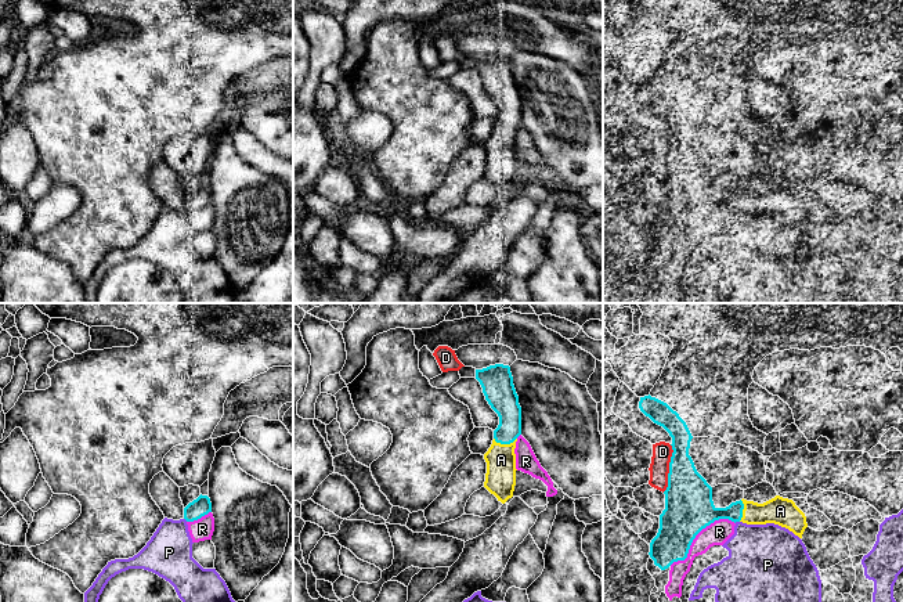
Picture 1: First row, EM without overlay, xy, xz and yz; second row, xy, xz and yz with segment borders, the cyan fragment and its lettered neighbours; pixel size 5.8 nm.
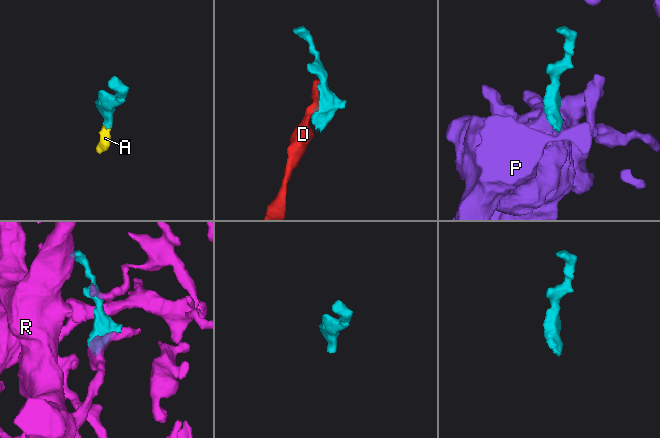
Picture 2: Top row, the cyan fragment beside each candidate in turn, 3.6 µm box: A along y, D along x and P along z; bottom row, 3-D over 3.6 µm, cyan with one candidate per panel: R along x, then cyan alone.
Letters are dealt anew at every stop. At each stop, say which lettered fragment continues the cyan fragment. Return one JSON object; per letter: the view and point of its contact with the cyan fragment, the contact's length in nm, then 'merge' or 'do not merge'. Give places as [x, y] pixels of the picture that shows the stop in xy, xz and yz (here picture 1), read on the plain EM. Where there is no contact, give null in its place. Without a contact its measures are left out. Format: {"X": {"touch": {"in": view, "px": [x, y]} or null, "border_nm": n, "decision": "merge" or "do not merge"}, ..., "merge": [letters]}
{"A": {"touch": {"in": "xz", "px": [505, 133]}, "border_nm": 140, "decision": "merge"}, "D": {"touch": {"in": "yz", "px": [669, 158]}, "border_nm": 280, "decision": "do not merge"}, "P": {"touch": {"in": "yz", "px": [736, 211]}, "border_nm": 30, "decision": "do not merge"}, "R": {"touch": {"in": "yz", "px": [696, 224]}, "border_nm": 460, "decision": "do not merge"}, "merge": ["A"]}

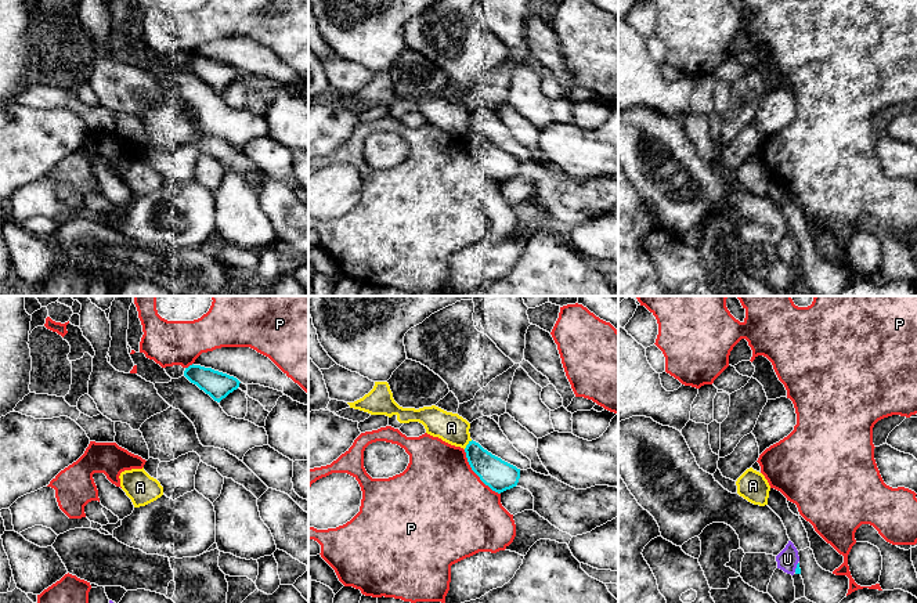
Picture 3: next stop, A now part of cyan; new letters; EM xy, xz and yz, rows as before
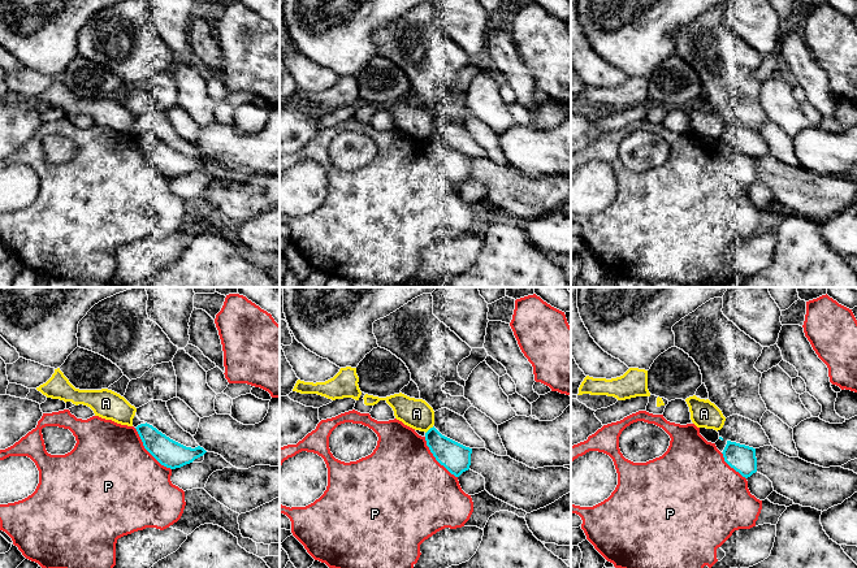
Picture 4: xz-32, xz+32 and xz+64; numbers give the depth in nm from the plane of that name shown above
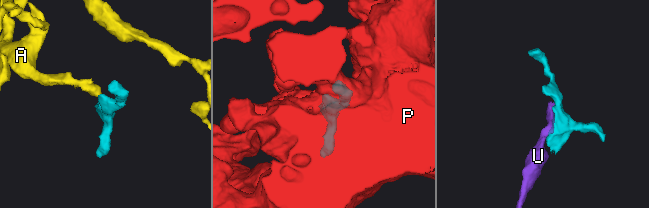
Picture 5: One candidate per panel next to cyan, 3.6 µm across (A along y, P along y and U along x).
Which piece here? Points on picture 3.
{"A": {"touch": {"in": "xz", "px": [468, 134]}, "border_nm": 80, "decision": "do not merge"}, "P": {"touch": {"in": "xz", "px": [476, 163]}, "border_nm": 340, "decision": "do not merge"}, "U": {"touch": {"in": "yz", "px": [797, 257]}, "border_nm": 60, "decision": "do not merge"}, "merge": []}

